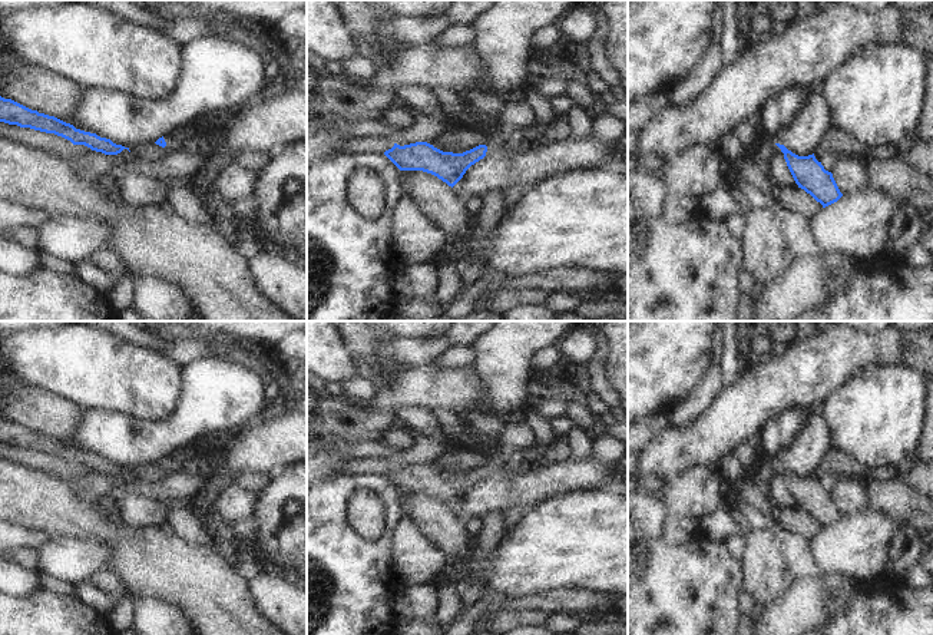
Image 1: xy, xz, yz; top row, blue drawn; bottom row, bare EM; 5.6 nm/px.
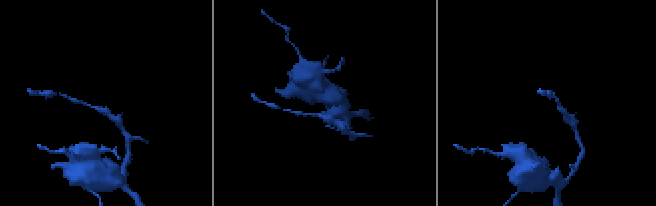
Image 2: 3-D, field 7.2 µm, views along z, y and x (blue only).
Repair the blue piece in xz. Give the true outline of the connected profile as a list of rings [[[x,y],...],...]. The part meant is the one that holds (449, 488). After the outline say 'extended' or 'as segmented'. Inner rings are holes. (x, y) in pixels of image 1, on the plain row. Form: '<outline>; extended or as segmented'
[[[525,420],[506,423],[497,439],[500,443],[497,454],[463,474],[443,473],[427,463],[416,463],[404,467],[394,464],[384,476],[400,492],[423,492],[453,509],[472,486],[503,469],[513,452],[523,452],[535,443],[535,436]]]; extended

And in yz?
[[[777,456],[767,457],[765,463],[774,474],[781,476],[798,506],[810,515],[823,529],[837,523],[843,515],[840,513],[833,495],[826,492],[821,483],[813,476],[798,477],[788,472]]]; extended

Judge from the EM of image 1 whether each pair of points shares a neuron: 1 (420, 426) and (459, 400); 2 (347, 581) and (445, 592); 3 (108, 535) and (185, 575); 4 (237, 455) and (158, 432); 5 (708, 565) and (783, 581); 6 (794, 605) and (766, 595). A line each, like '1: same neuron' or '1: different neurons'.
1: different neurons
2: different neurons
3: same neuron
4: different neurons
5: different neurons
6: different neurons

